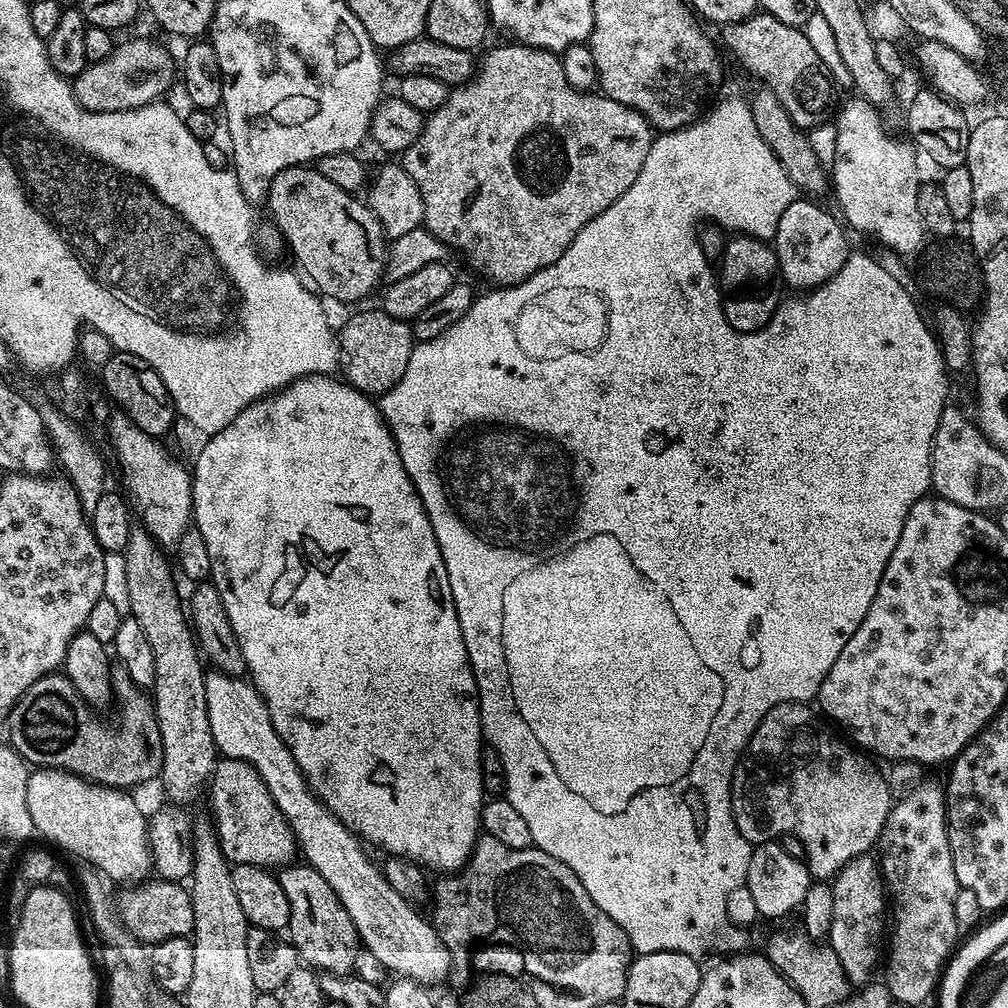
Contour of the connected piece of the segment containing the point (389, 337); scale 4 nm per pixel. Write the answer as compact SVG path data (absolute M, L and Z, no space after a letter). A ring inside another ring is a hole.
M360 312L338 328L340 345L339 367L344 368L343 379L353 388L376 398L390 391L406 374L410 354L414 347L412 325L409 321L394 318L389 312Z

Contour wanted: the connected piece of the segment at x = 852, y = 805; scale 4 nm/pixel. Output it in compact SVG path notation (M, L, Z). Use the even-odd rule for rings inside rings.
M804 702L779 704L766 714L766 718L762 718L758 730L754 730L750 742L744 747L744 754L740 757L736 772L732 776L732 813L742 838L749 840L753 846L779 841L780 836L784 834L797 835L801 839L802 846L805 847L803 859L808 865L808 871L811 872L813 881L828 882L835 878L852 859L869 855L877 847L882 830L886 826L886 818L892 813L894 795L892 796L892 788L888 785L887 778L871 764L873 761L863 751L853 747L847 739L839 740L838 737L832 735L831 730L833 731L833 729L815 711L812 713L808 708L811 707Z

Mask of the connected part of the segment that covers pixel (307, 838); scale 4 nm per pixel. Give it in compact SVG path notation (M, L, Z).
M215 670L205 675L204 685L217 753L229 760L244 760L256 770L285 823L292 829L302 856L304 852L303 859L330 882L330 890L334 890L346 914L350 914L359 943L368 948L389 973L396 972L392 974L397 977L421 982L442 979L453 962L447 948L440 943L435 927L429 921L427 924L412 909L415 907L386 882L383 871L377 865L375 868L364 853L365 845L312 793L290 750L274 730L268 708L255 687L247 679Z

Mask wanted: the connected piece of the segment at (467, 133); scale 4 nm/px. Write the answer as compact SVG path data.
M515 42L504 43L508 44L485 54L484 61L481 64L479 61L478 71L467 84L453 87L449 91L446 102L442 102L442 106L438 106L438 110L431 112L425 119L422 134L418 134L418 142L414 142L402 154L402 166L406 174L414 178L422 194L423 227L433 232L443 244L448 245L449 249L456 251L457 248L482 275L496 280L492 282L500 286L520 284L527 276L541 272L546 266L558 262L558 258L562 258L566 246L574 242L582 226L598 218L602 210L618 202L618 198L626 194L630 186L634 186L634 178L638 178L638 170L642 170L642 162L646 162L646 154L650 154L650 146L654 139L652 125L640 112L626 107L622 102L614 102L603 94L593 94L591 91L579 92L577 88L570 86L570 82L566 82L563 59L557 53Z

